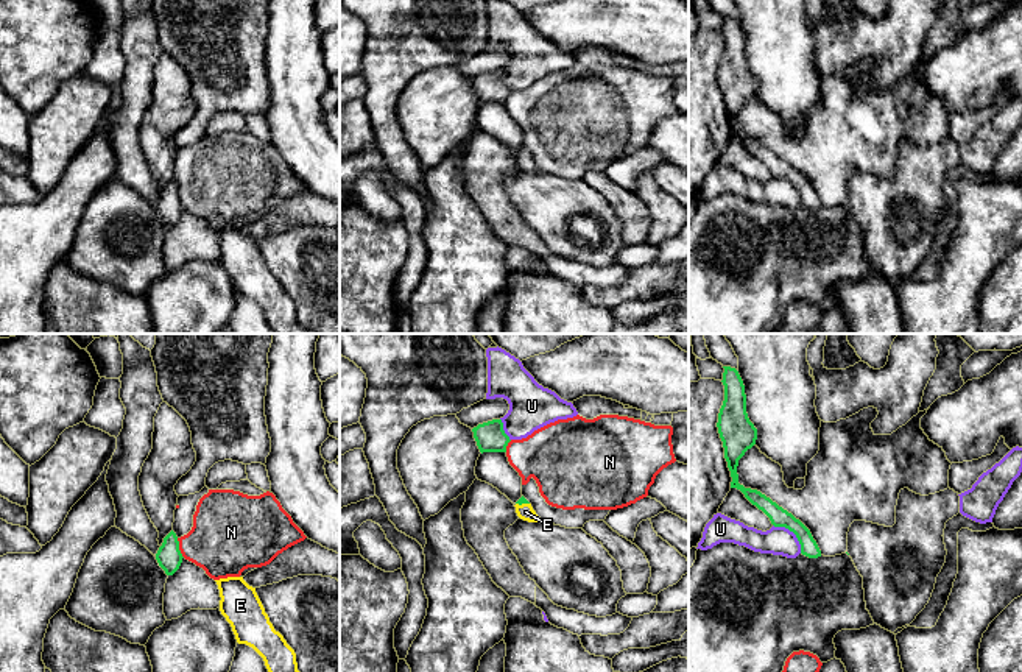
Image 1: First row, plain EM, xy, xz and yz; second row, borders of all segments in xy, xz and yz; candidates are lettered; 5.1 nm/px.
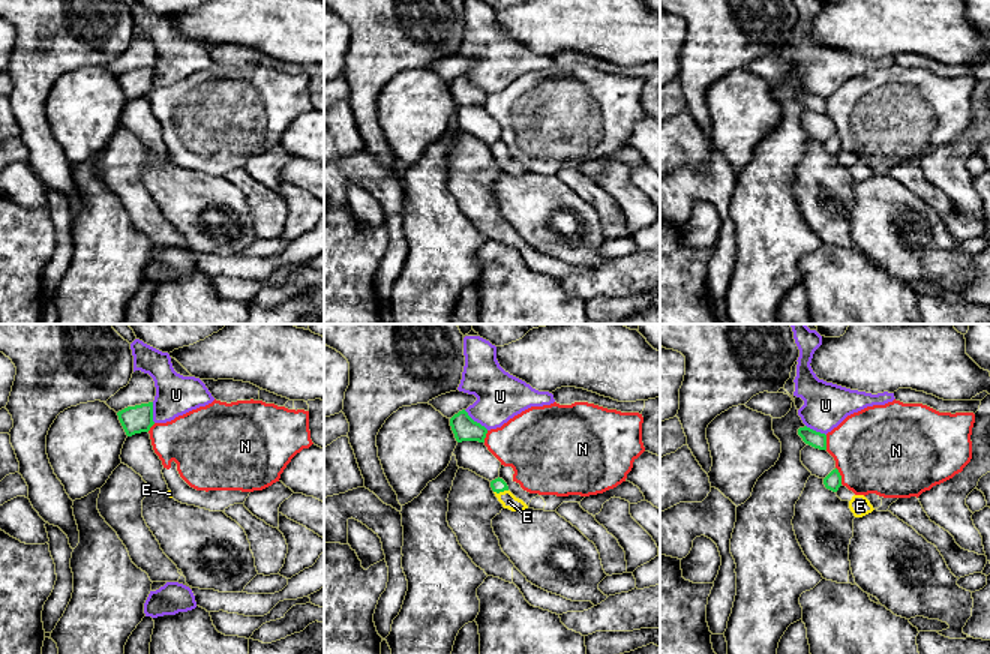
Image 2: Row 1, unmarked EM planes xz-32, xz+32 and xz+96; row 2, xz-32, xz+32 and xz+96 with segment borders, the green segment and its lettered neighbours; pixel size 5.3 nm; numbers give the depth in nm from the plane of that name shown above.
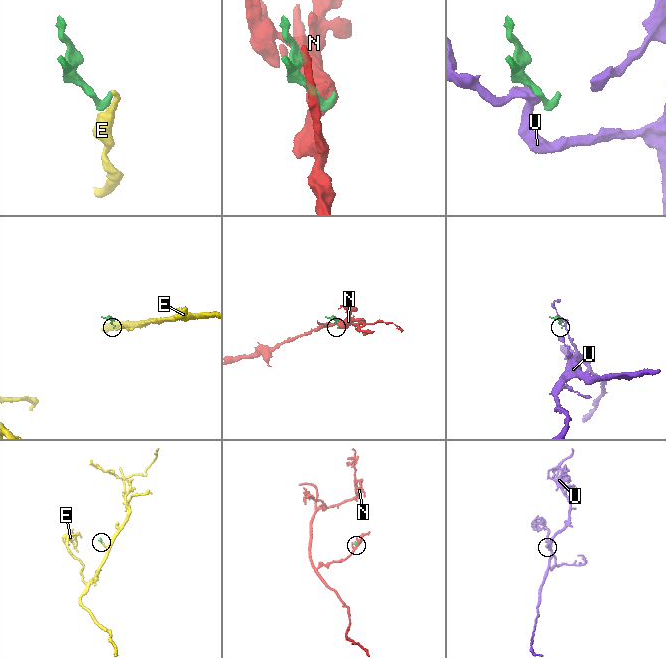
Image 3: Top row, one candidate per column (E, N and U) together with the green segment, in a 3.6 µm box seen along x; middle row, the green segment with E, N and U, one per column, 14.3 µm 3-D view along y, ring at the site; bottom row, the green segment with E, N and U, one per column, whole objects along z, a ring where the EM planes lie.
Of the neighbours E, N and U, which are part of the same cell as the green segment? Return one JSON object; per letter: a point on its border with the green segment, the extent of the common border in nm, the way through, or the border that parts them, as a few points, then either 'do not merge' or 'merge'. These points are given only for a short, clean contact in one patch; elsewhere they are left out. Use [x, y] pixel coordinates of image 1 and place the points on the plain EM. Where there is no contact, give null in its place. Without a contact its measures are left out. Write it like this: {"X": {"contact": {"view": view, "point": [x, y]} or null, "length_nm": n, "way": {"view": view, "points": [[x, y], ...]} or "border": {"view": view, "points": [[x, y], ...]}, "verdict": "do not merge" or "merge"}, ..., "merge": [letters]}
{"E": {"contact": {"view": "xz", "point": [522, 153]}, "length_nm": 70, "way": {"view": "xz", "points": [[522, 150], [522, 153], [525, 162]]}, "verdict": "merge"}, "N": {"contact": {"view": "xy", "point": [178, 198]}, "length_nm": 110, "border": {"view": "xy", "points": [[176, 189], [178, 200], [184, 208]]}, "verdict": "do not merge"}, "U": {"contact": {"view": "yz", "point": [793, 183]}, "length_nm": 220, "border": {"view": "yz", "points": [[773, 175], [787, 178], [795, 186], [801, 203]]}, "verdict": "do not merge"}, "merge": ["E"]}

